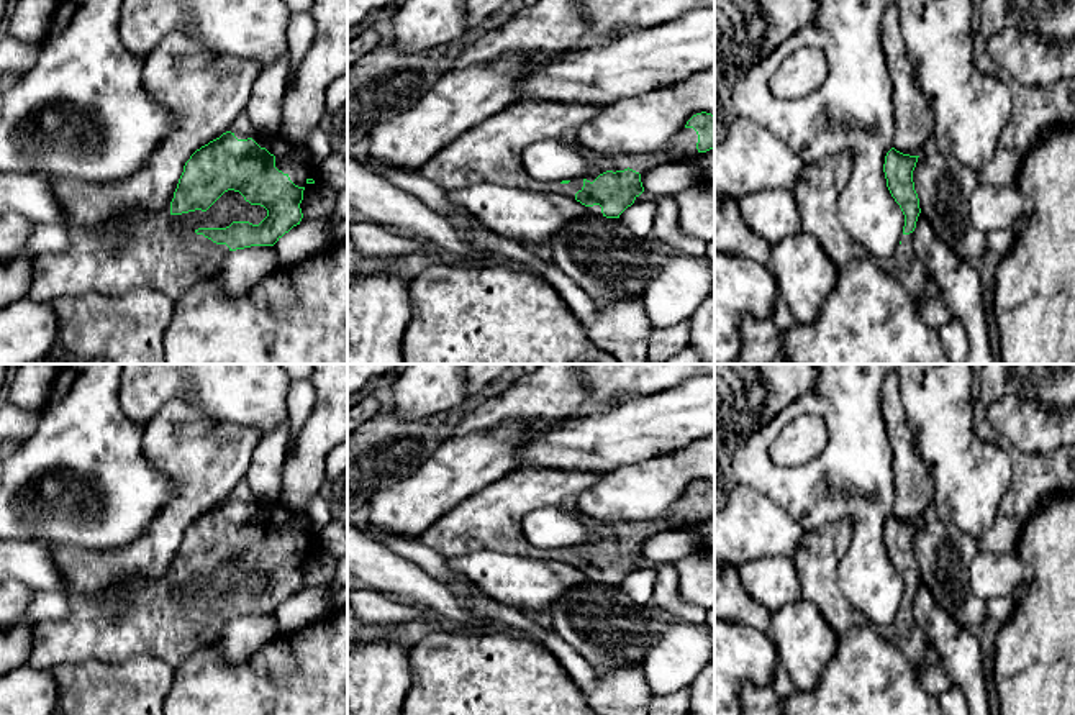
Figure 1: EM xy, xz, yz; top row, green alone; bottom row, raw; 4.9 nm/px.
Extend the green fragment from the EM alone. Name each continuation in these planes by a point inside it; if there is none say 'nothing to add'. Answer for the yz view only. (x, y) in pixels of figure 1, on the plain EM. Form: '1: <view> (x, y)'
nothing to add

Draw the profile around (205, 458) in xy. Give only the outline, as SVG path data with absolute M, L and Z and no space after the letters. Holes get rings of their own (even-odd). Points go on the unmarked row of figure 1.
M179 397L164 405L144 428L143 449L147 459L174 480L172 499L161 507L141 538L113 551L88 551L80 546L51 546L67 595L97 599L107 612L121 618L129 612L126 587L136 579L157 579L170 584L170 569L190 523L229 499L231 490L251 467L252 453L264 433L243 423L216 421L197 405Z

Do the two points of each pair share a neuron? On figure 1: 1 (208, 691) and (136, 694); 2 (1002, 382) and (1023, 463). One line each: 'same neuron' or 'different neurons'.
1: different neurons
2: same neuron

